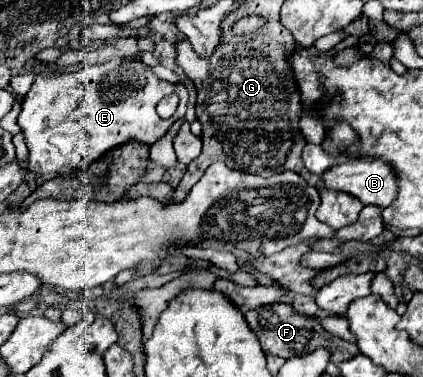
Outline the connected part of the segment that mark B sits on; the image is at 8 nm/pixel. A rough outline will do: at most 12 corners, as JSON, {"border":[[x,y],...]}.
{"border":[[345,158],[317,188],[387,208],[397,192],[383,160]]}

